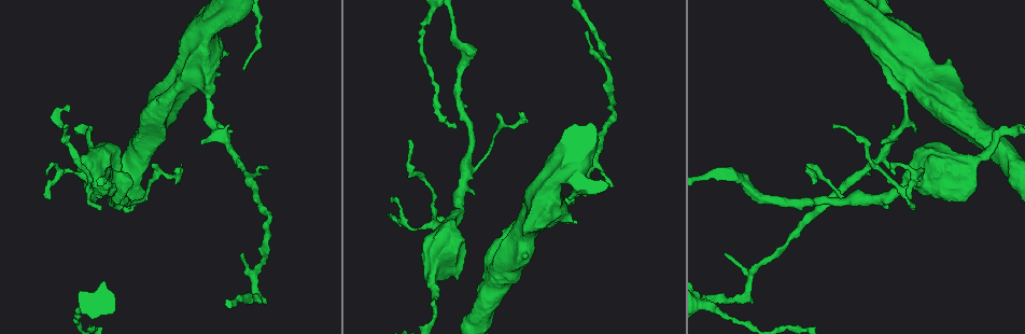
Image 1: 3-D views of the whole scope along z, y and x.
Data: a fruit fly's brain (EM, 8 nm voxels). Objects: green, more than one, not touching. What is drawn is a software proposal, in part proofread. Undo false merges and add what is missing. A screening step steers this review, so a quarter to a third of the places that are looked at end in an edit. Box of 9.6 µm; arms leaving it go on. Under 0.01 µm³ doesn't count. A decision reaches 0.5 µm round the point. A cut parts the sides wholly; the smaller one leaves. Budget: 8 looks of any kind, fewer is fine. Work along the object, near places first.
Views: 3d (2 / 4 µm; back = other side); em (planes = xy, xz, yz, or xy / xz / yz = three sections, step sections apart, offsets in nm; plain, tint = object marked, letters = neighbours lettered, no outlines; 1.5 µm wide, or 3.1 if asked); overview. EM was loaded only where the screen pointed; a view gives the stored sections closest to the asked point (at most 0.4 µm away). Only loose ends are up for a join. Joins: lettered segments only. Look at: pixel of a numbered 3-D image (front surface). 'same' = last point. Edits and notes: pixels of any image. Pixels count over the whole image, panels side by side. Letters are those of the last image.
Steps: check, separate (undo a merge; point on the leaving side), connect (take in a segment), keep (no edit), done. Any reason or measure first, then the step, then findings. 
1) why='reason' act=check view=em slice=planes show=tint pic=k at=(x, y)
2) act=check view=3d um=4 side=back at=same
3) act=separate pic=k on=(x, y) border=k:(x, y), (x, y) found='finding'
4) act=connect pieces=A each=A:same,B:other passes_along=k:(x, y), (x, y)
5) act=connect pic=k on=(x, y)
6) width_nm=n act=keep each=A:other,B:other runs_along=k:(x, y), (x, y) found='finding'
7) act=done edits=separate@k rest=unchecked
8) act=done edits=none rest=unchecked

why='narrows sharply' act=check view=em slice=xy step=8 show=tint pic=1 at=(453, 23)

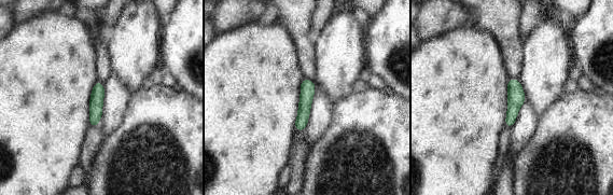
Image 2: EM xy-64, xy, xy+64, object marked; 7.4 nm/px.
why='see the neighbours' act=check view=em slice=xy step=8 show=letters at=same

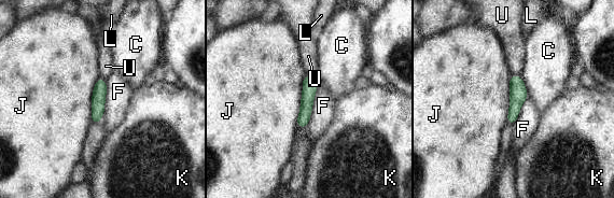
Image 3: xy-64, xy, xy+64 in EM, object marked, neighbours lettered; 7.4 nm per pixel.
act=keep each=C:other,F:other,J:other,K:other,L:other,U:other runs_along=3:(308, 79), (306, 112), (301, 125) found='continuous, no second neuron'

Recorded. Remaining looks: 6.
why='an open end' act=check view=3d um=2 pic=1 at=(833, 126)

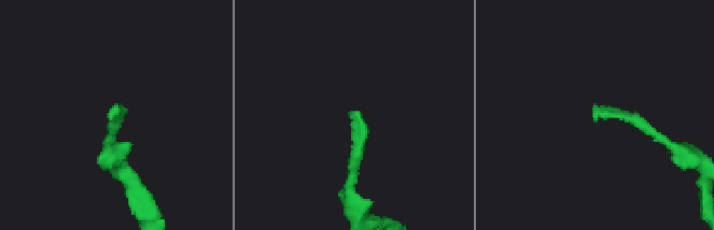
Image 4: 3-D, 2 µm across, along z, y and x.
why='now the EM' act=check view=em slice=planes show=letters pic=4 at=(593, 115)

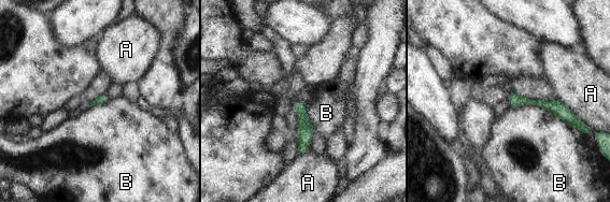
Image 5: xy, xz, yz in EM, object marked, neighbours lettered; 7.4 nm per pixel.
width_nm=90 act=keep each=A:other,B:other runs_along=5:(510, 96), (556, 106), (572, 118) found='none of them fits'

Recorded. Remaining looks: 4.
why='branch point' act=check view=em slice=planes show=tint pic=1 at=(601, 59)

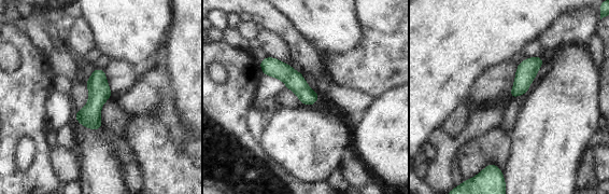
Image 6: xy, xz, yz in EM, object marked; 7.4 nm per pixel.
act=check view=em slice=planes show=letters at=same

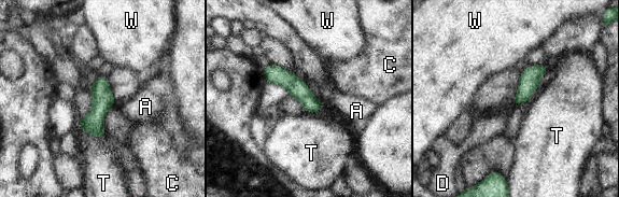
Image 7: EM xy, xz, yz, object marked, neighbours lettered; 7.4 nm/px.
width_nm=120 act=keep each=A:other,C:other,D:other,T:other,W:other border=7:(79, 125), (83, 131), (106, 136) found='continuous, no second neuron'

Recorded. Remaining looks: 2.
act=done edits=none rest=unchecked

